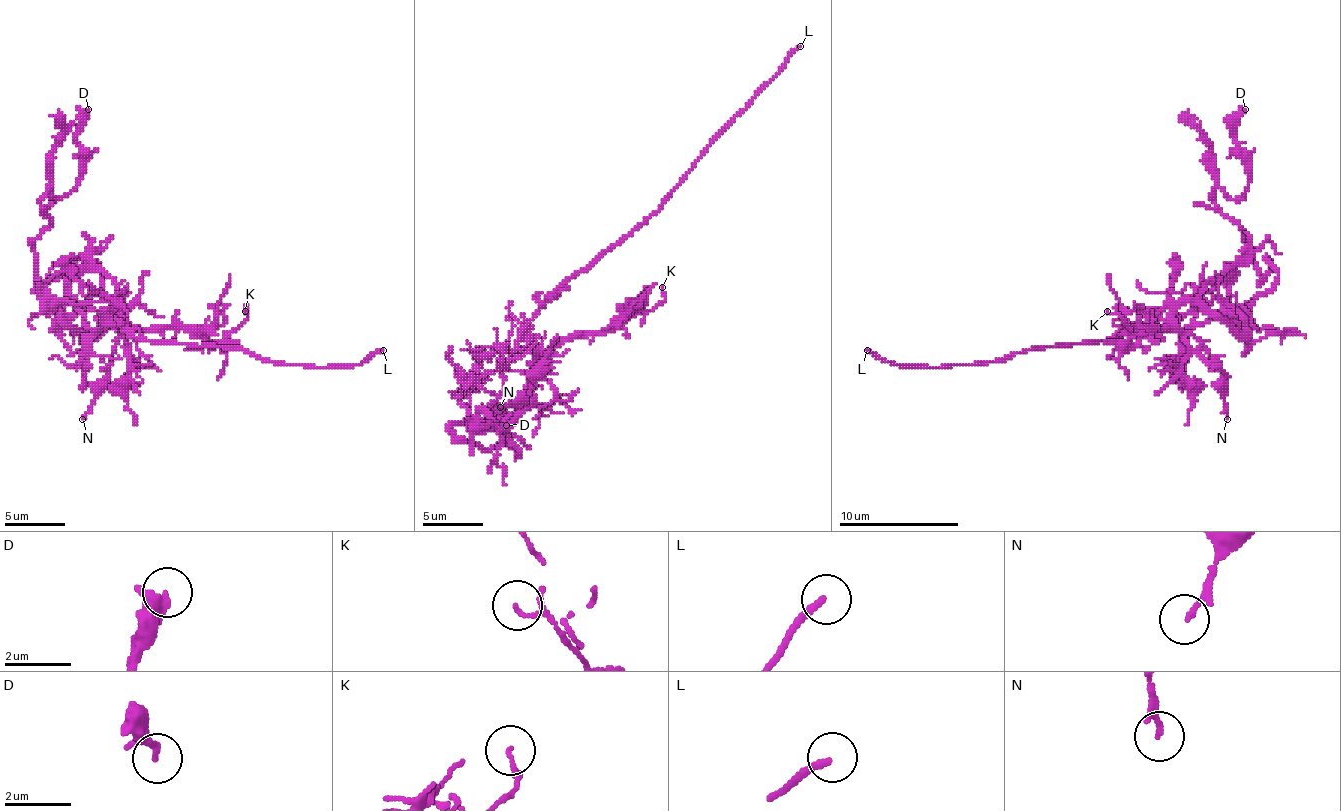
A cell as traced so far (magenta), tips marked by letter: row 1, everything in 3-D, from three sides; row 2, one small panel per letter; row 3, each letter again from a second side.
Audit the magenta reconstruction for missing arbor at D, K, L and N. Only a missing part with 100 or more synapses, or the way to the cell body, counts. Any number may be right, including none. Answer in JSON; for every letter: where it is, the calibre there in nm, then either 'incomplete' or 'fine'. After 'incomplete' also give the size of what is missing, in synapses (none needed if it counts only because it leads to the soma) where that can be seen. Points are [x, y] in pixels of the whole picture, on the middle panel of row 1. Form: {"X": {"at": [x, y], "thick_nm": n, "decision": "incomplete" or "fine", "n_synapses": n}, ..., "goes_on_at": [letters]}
{"D": {"at": [506, 425], "thick_nm": 200, "decision": "fine"}, "K": {"at": [662, 287], "thick_nm": 80, "decision": "fine"}, "L": {"at": [800, 46], "thick_nm": 200, "decision": "incomplete"}, "N": {"at": [500, 407], "thick_nm": 140, "decision": "fine"}, "goes_on_at": ["L"]}

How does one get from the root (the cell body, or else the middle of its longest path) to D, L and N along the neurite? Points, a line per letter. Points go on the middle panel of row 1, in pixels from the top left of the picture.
D: (527, 404), (509, 425), (479, 416), (518, 458), (452, 434), (467, 416), (458, 395), (479, 422), (506, 425)
L: (527, 404), (533, 359), (527, 323), (533, 314), (572, 278), (587, 272), (638, 229), (701, 151), (800, 46)
N: (527, 404), (530, 401), (530, 362), (539, 353), (542, 371), (533, 380), (527, 398), (500, 407)

